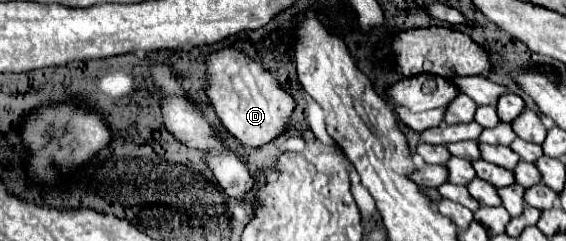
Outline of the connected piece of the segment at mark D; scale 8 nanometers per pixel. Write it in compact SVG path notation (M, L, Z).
M224 47L208 57L208 75L206 95L210 97L222 125L236 139L250 147L260 147L286 129L286 121L294 111L294 99L290 93L280 89L272 75L258 63L240 51Z

